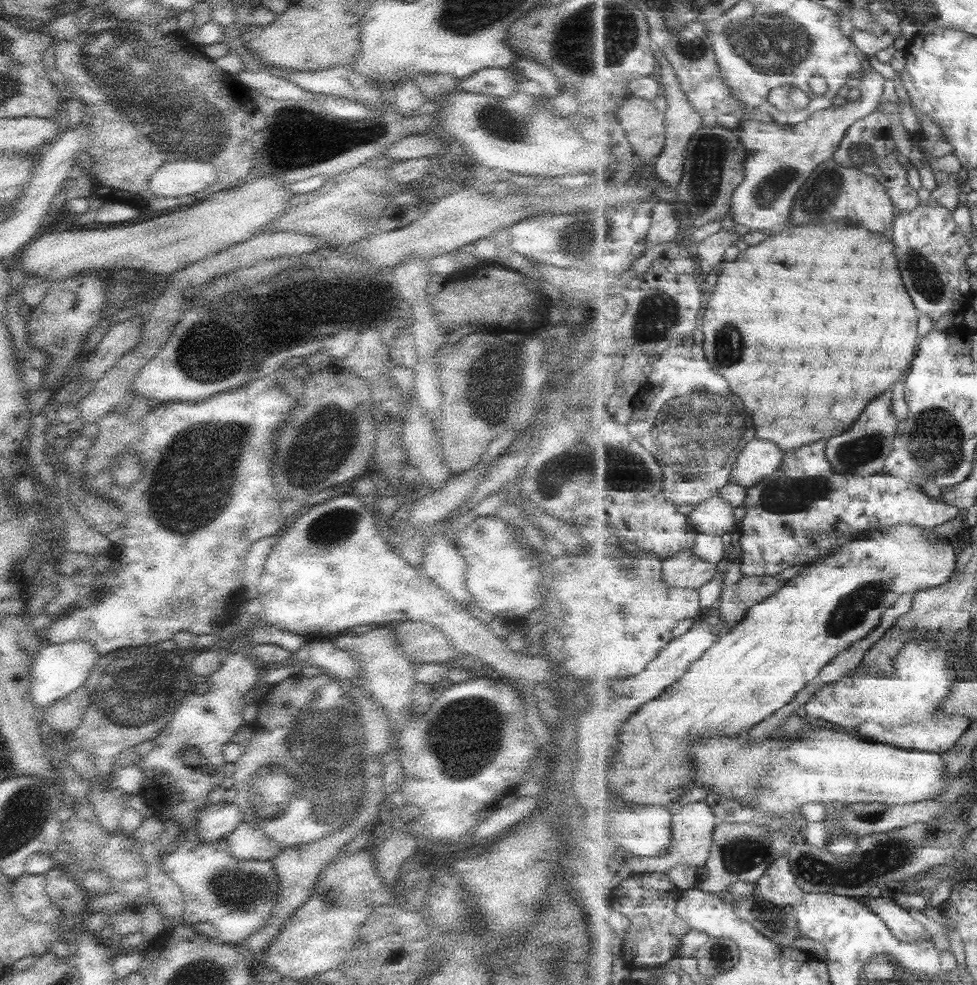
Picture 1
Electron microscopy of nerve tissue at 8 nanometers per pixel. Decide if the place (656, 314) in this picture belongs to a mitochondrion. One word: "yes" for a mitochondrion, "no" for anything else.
yes

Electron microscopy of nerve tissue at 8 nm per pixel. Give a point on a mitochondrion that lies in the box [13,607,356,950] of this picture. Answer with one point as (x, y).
(137, 691)

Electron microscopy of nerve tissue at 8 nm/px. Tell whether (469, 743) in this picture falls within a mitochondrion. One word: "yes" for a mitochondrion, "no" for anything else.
yes

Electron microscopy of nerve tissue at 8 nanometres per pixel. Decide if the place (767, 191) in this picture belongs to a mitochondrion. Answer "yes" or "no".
yes

